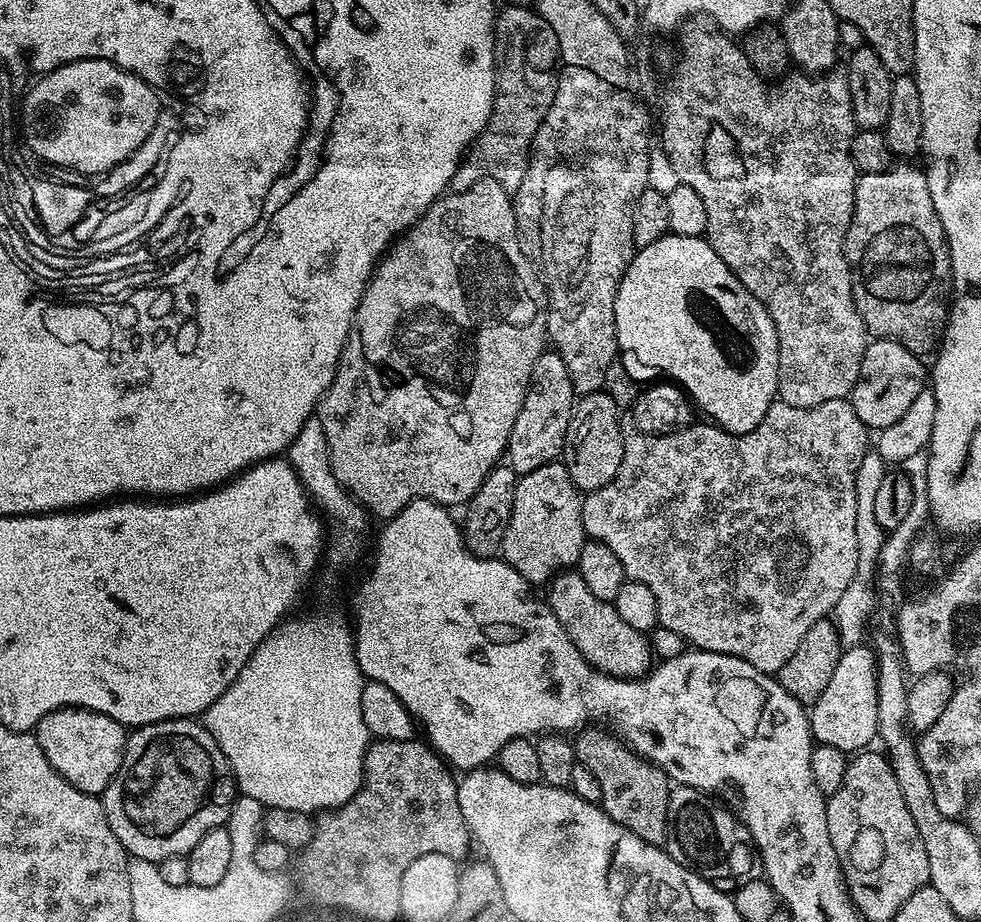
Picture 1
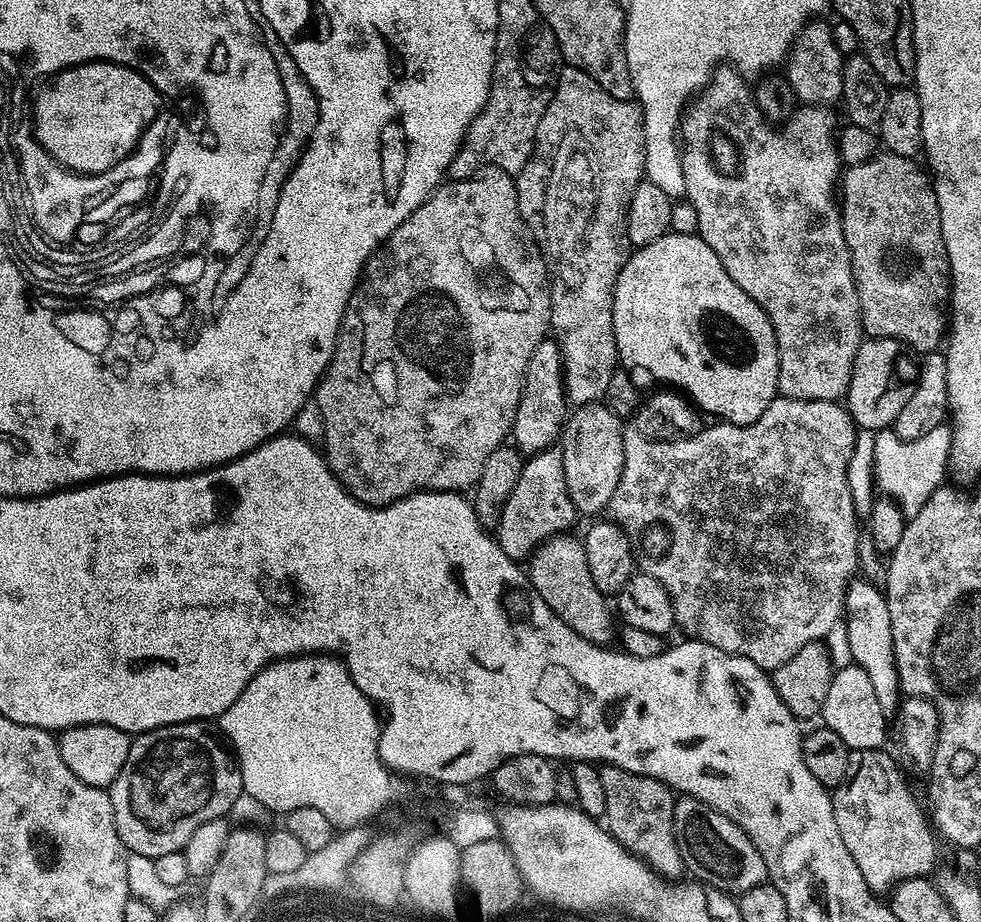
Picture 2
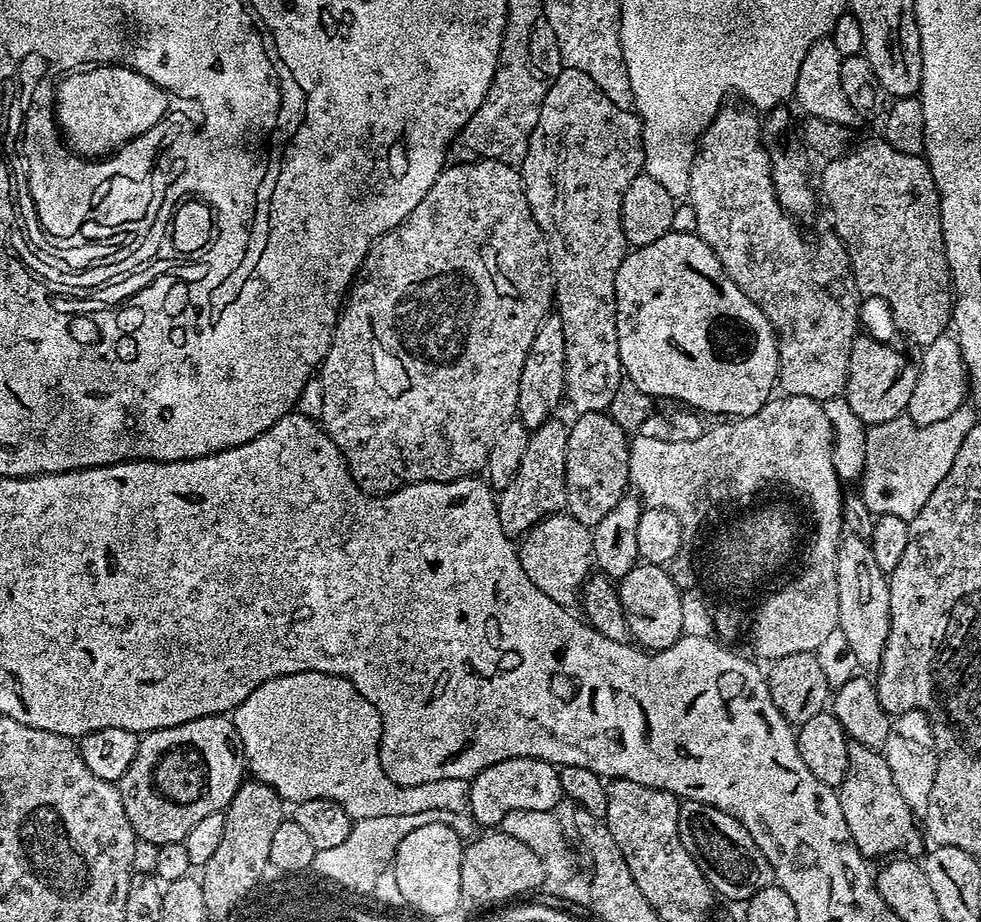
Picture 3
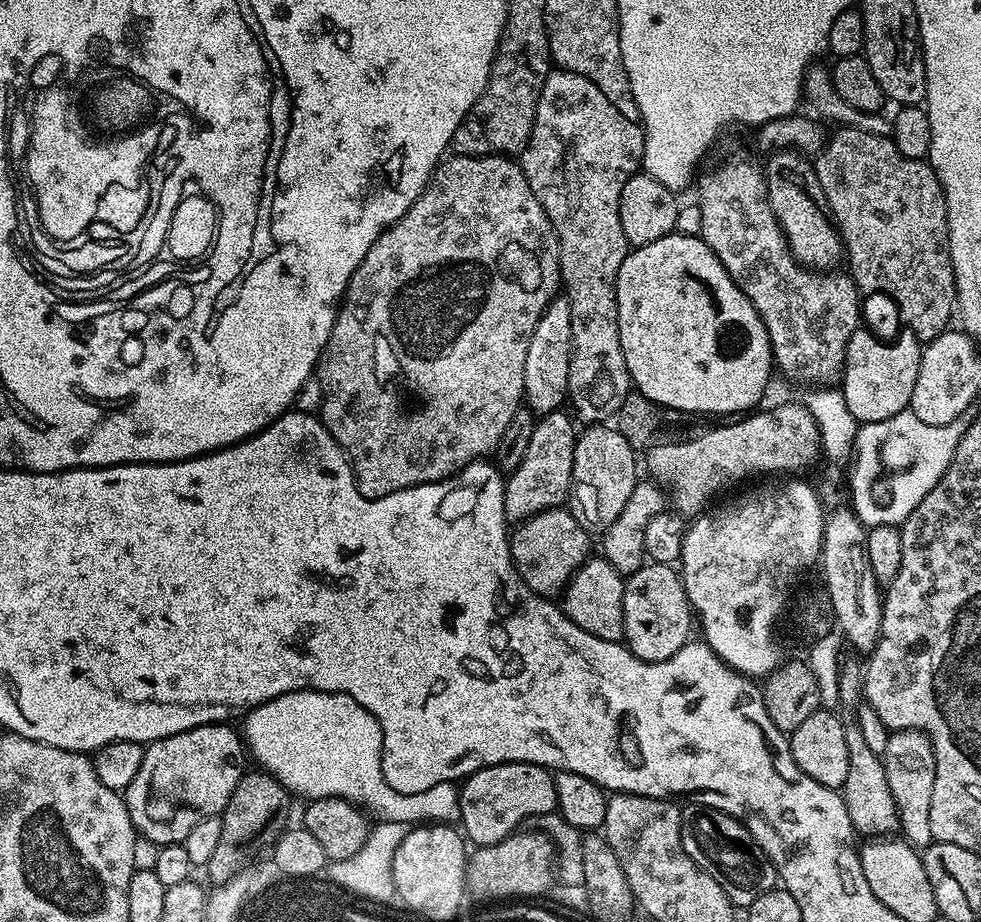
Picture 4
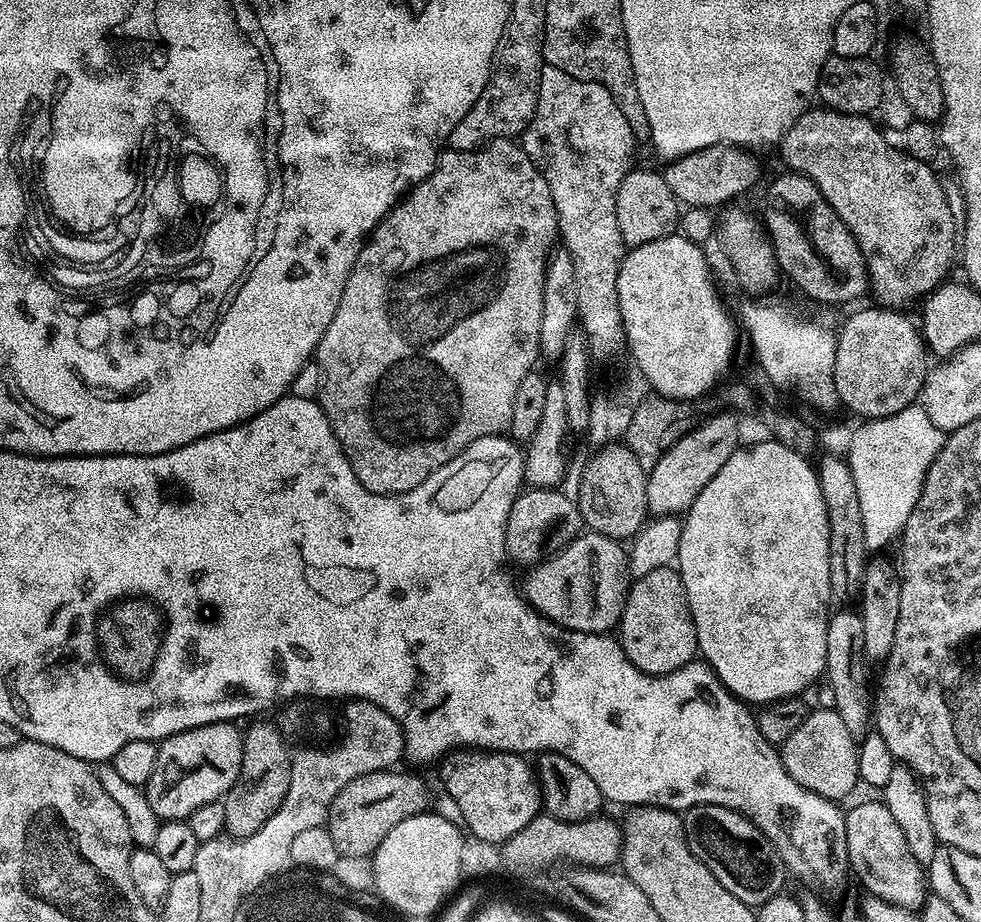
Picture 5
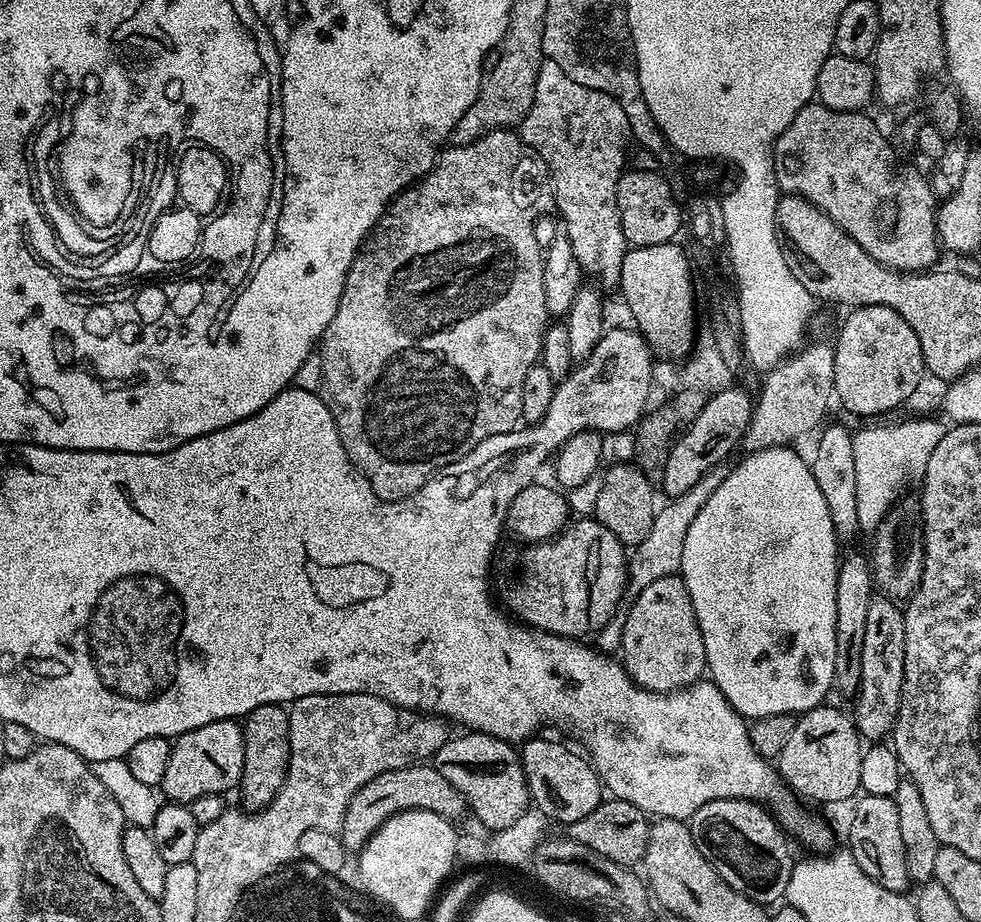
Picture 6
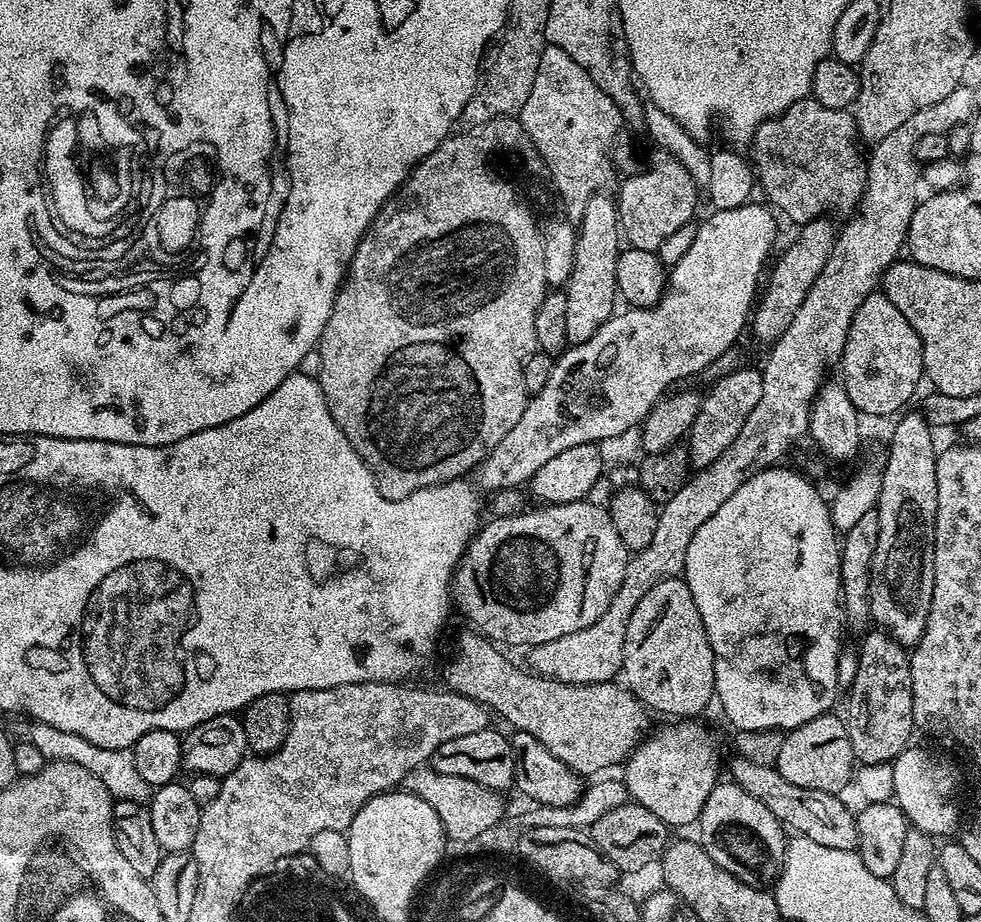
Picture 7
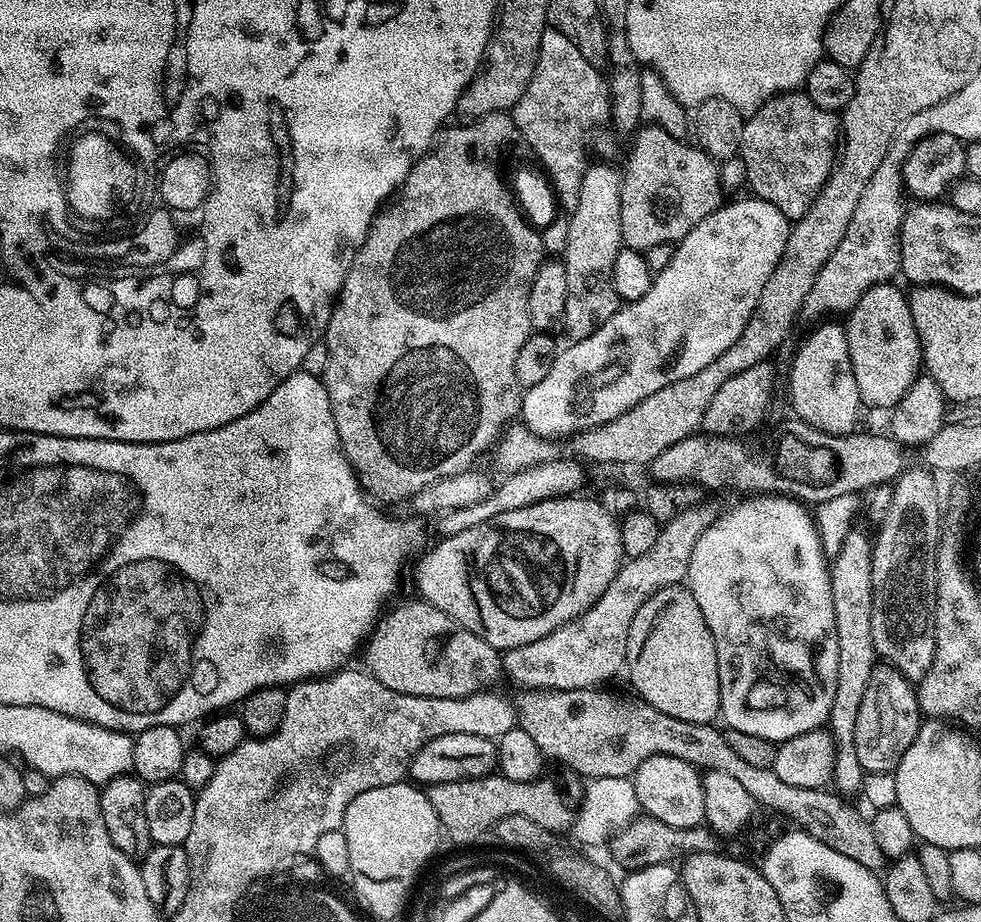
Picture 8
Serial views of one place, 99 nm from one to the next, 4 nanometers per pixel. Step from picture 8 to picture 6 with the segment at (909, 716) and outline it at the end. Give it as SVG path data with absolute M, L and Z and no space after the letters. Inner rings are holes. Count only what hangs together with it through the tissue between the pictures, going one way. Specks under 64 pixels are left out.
M883 594L873 595L872 601L869 606L870 610L866 613L866 631L864 640L862 642L862 678L860 679L860 687L856 689L854 693L854 699L856 699L856 712L854 711L854 719L856 721L856 729L861 734L861 737L868 742L880 742L885 738L891 737L892 728L896 725L896 715L900 709L900 699L902 698L902 682L904 681L904 658L906 650L906 626L904 625L904 613L901 605L890 599L889 596Z

